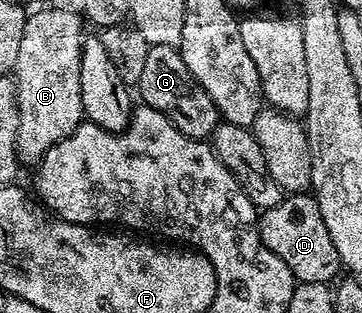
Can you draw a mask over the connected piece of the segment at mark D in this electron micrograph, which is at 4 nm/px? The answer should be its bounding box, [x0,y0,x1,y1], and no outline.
[257,194,343,284]

